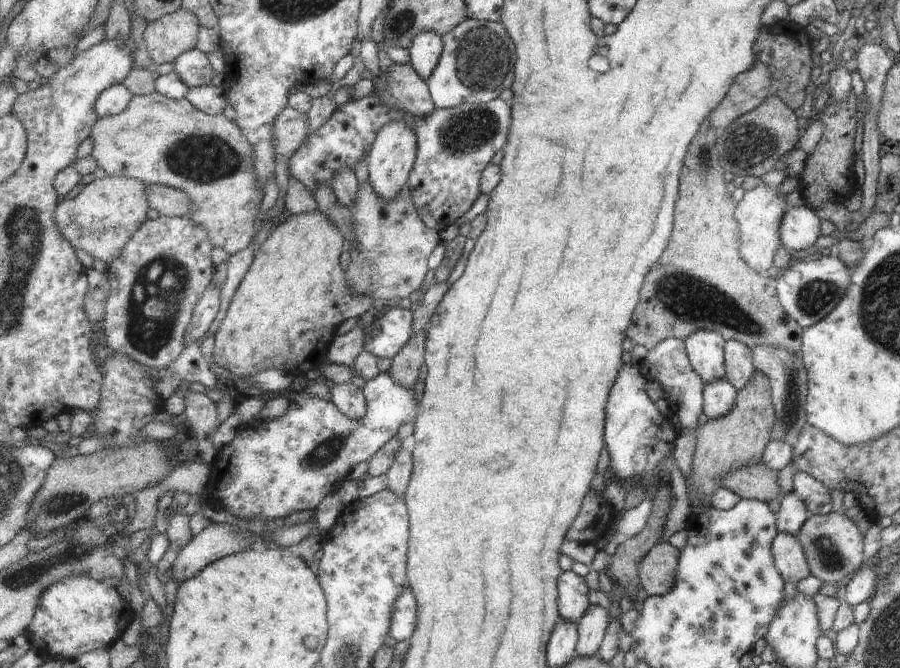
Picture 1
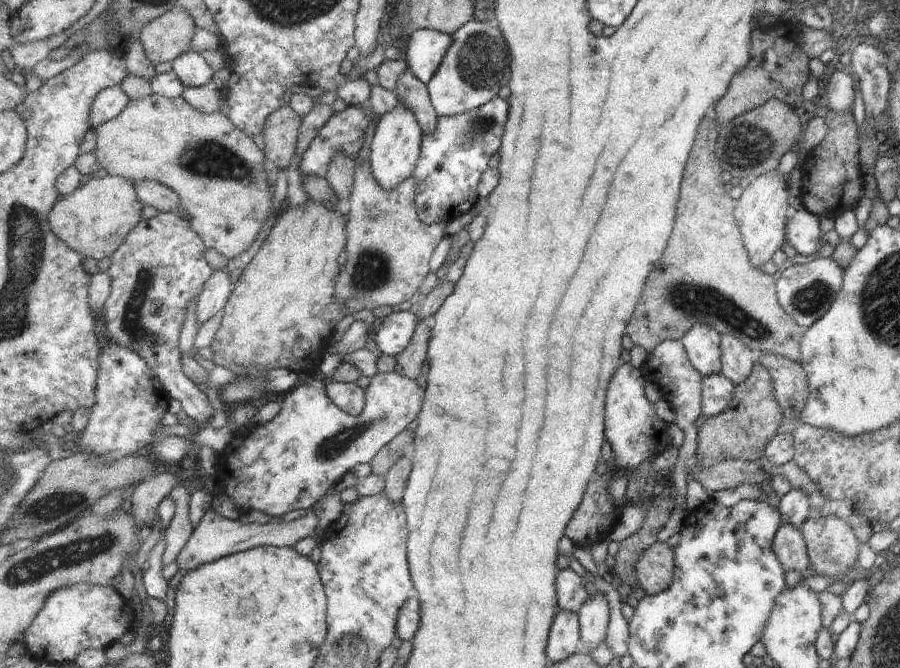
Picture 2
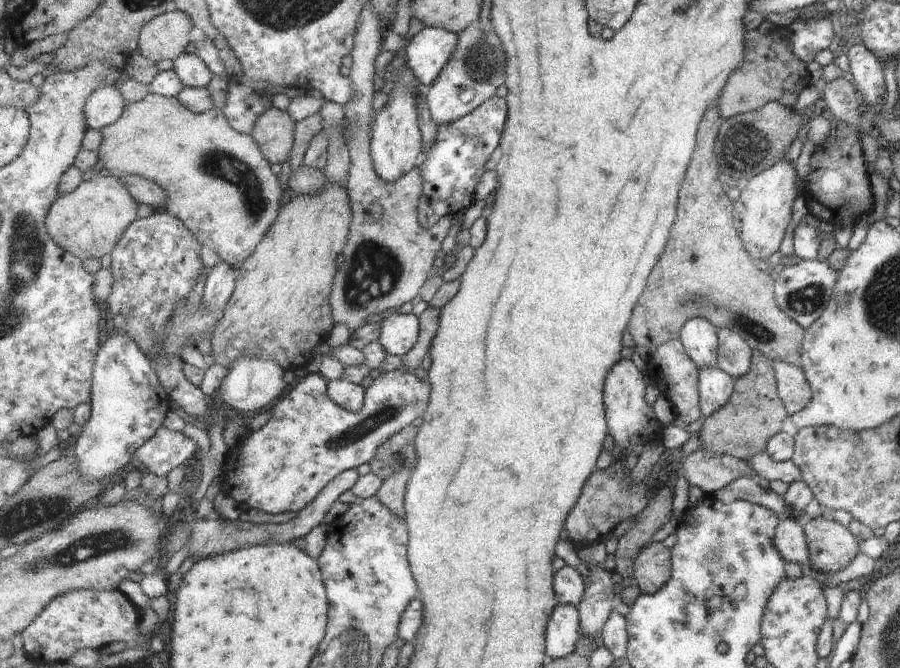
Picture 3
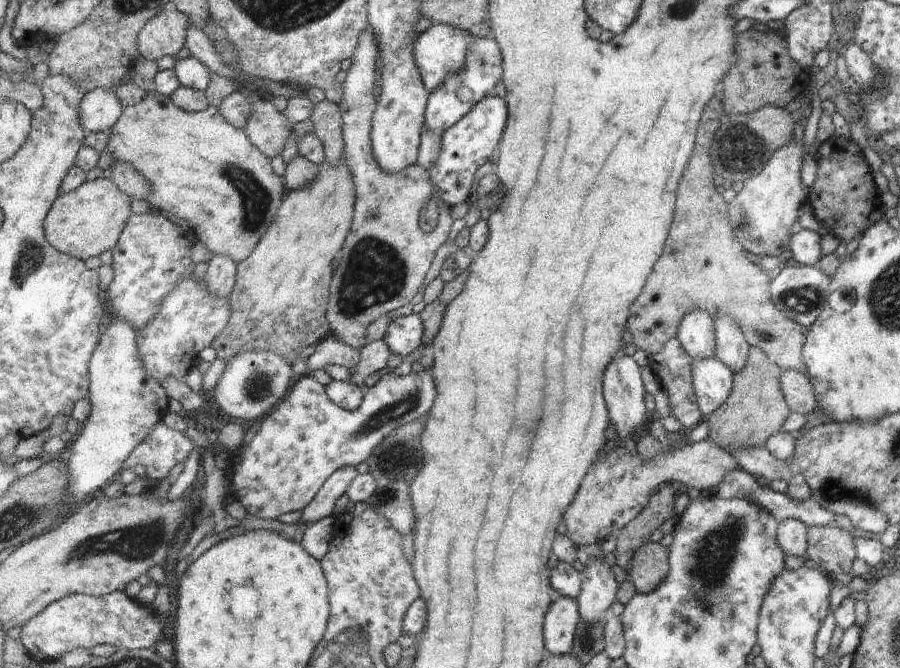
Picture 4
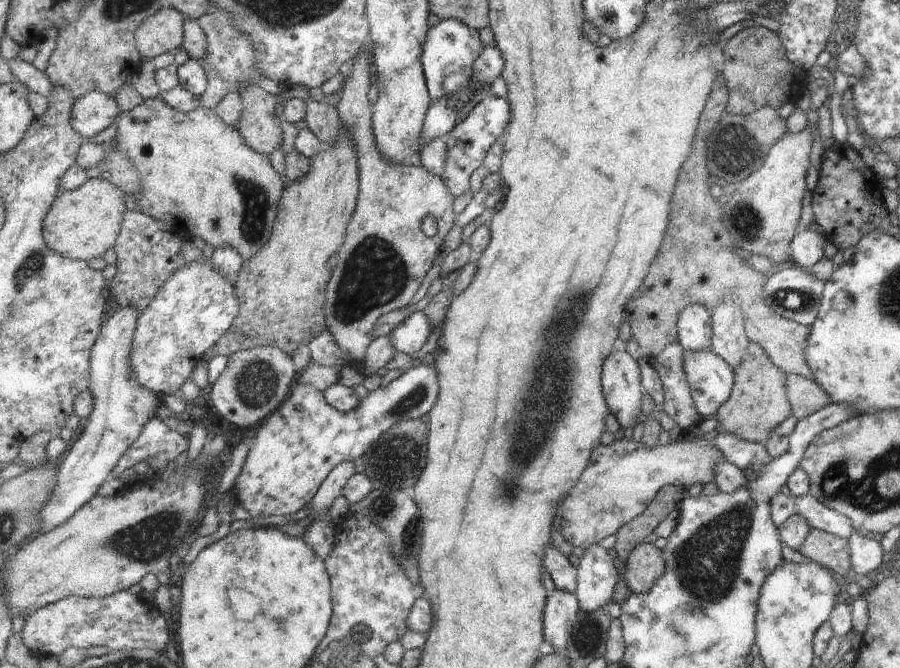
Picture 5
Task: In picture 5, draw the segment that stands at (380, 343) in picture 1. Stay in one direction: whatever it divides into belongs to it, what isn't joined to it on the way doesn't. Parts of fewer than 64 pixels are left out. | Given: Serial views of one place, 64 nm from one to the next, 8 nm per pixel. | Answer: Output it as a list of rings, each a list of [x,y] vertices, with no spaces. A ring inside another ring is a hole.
[[[421,311],[413,313],[388,336],[393,340],[397,351],[415,356],[432,346],[430,340],[433,332],[429,316]]]

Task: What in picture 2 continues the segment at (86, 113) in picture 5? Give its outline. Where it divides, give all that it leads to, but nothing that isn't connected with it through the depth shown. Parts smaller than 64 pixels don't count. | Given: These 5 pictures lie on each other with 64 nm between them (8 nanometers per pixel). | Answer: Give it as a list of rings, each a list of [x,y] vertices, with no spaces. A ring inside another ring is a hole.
[[[121,85],[113,88],[106,88],[97,94],[91,106],[91,124],[93,129],[105,122],[115,120],[121,116],[123,111],[130,105],[131,98],[125,94]]]

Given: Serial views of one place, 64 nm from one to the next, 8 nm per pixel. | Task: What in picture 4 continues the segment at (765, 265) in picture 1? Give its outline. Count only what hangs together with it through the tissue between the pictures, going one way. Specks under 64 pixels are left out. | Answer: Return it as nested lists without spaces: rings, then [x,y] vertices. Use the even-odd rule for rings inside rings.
[[[794,137],[787,140],[781,148],[777,148],[771,158],[765,162],[765,166],[759,170],[758,174],[751,176],[743,182],[742,188],[735,194],[735,197],[727,206],[727,220],[735,240],[744,251],[750,252],[757,257],[781,256],[786,258],[787,246],[791,238],[791,227],[800,214],[799,208],[806,199],[806,188],[801,184],[800,169],[806,148],[802,141],[797,142]]]

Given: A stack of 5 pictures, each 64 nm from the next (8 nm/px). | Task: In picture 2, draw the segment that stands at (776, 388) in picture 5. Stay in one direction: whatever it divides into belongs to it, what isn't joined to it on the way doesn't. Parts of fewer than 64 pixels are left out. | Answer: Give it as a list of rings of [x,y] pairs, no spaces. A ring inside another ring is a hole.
[[[759,364],[752,366],[752,372],[740,385],[735,386],[735,392],[727,408],[719,415],[707,417],[705,423],[697,428],[693,465],[705,469],[723,459],[753,462],[762,457],[764,446],[776,435],[777,427],[783,423],[783,416],[779,405],[773,396],[772,380],[769,373]]]

